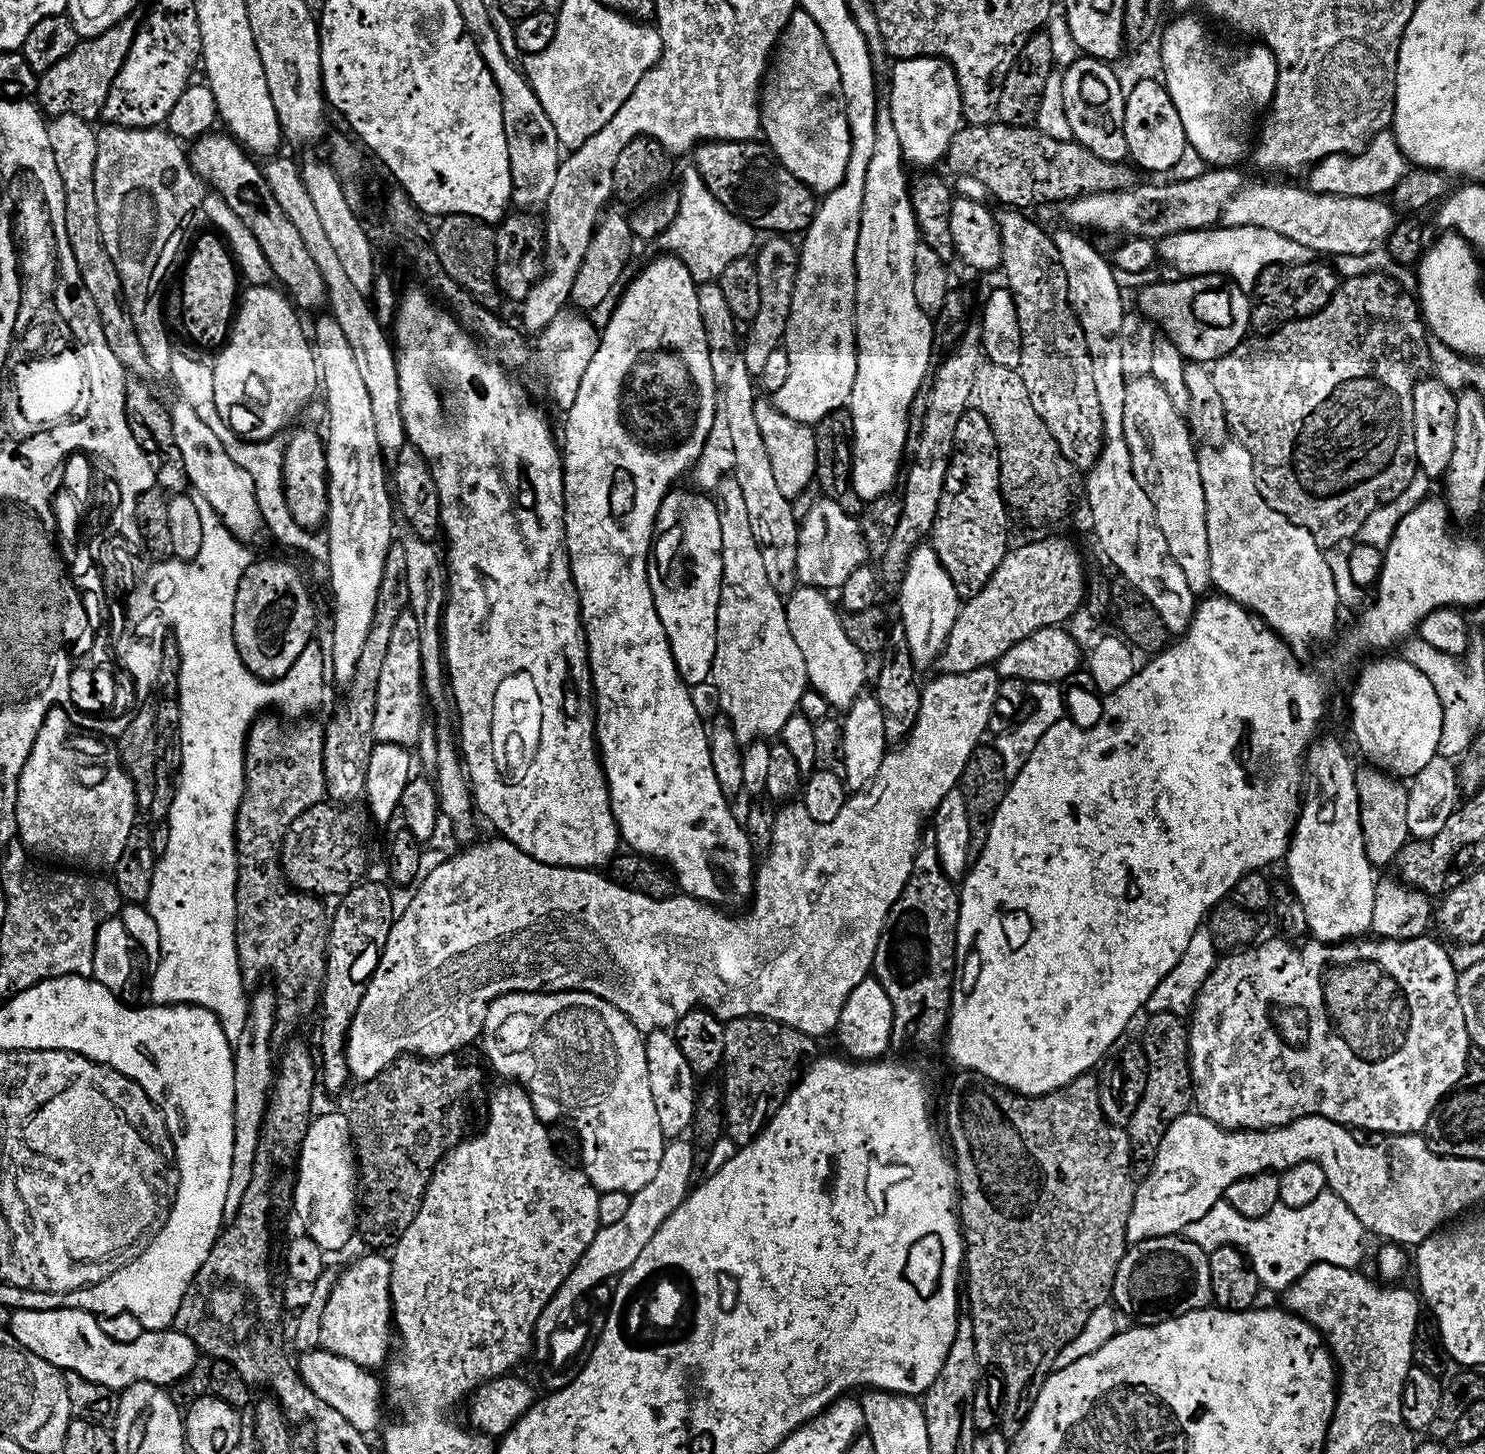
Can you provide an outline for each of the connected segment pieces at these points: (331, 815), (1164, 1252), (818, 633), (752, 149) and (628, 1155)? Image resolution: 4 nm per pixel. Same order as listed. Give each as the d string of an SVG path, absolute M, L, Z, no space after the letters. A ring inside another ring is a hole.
M321 802L310 806L294 826L290 826L288 839L284 846L284 875L288 881L300 892L306 892L313 896L329 898L337 896L343 898L351 894L353 888L359 888L364 876L368 872L368 852L364 849L364 844L360 841L360 836L356 833L356 824L352 821L352 816L347 807L335 802Z
M1183 1238L1166 1240L1143 1240L1141 1244L1131 1245L1112 1287L1112 1300L1121 1313L1133 1316L1140 1326L1165 1324L1174 1318L1182 1318L1186 1314L1200 1312L1213 1303L1212 1275L1210 1274L1210 1256L1203 1252L1197 1244Z
M797 587L786 600L790 634L794 634L794 642L798 642L802 658L806 658L811 691L825 696L834 707L847 710L865 691L870 660L862 650L858 650L858 646L854 646L854 642L850 642L850 634L846 634L841 613L836 613L837 605L832 605L828 596L831 595L819 588Z
M713 140L705 142L695 149L694 167L699 170L705 186L718 202L728 208L734 215L751 222L762 211L762 164L777 163L774 150L767 142L757 143L756 140Z
M511 992L509 996L498 998L488 1007L482 1045L484 1044L484 1052L488 1055L489 1061L487 1060L487 1063L490 1068L490 1063L492 1063L494 1071L501 1072L502 1075L508 1076L504 1078L528 1089L532 1097L532 1104L543 1124L552 1126L555 1125L555 1120L564 1120L567 1116L572 1120L576 1120L576 1132L580 1135L581 1142L584 1143L584 1164L582 1163L582 1168L590 1181L591 1187L593 1184L597 1188L597 1193L626 1192L635 1194L650 1186L654 1178L658 1177L659 1166L662 1165L666 1147L662 1122L659 1120L659 1114L654 1102L654 1093L651 1090L650 1066L648 1065L650 1052L648 1052L647 1046L644 1045L643 1039L645 1040L645 1037L640 1029L634 1026L634 1022L630 1018L626 1018L626 1014L622 1014L622 1010L610 1006L610 1002L606 1002L594 994L586 994L585 992L554 992L551 994Z

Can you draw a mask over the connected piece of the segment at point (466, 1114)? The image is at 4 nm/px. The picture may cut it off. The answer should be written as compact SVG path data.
M409 1054L391 1064L381 1076L375 1076L363 1085L364 1101L360 1104L360 1124L358 1120L354 1128L354 1147L358 1157L358 1181L364 1187L364 1193L360 1192L358 1196L358 1232L372 1247L369 1249L395 1249L404 1231L411 1226L414 1218L418 1218L424 1196L445 1156L465 1143L469 1135L468 1123L472 1120L472 1107L486 1100L485 1065L466 1057L464 1054L453 1054L417 1058Z

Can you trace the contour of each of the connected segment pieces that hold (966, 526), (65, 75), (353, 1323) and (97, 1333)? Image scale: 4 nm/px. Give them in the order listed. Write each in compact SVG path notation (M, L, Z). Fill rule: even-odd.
M975 410L962 414L946 474L946 486L942 490L942 506L938 506L930 537L930 547L938 554L946 574L950 574L950 582L954 582L962 598L977 596L1010 551L1010 509L1000 490L999 471L998 442L986 414ZM963 496L968 500L963 500Z
M132 18L123 20L92 40L81 39L74 51L58 62L58 66L39 77L38 104L49 117L74 114L89 122L101 119L106 98L110 98L110 86L114 86L114 78L118 78L136 41L138 24L134 21Z
M384 1254L364 1256L348 1273L341 1275L326 1306L322 1322L322 1348L342 1358L352 1359L358 1367L383 1369L389 1363L388 1351L394 1344L392 1302L392 1265Z
M22 1308L13 1311L11 1316L10 1336L20 1347L38 1354L38 1358L50 1362L60 1371L78 1373L110 1392L121 1392L143 1381L160 1387L173 1387L172 1384L195 1370L200 1357L198 1343L173 1328L145 1331L136 1341L121 1343L103 1330L99 1317L80 1308L55 1308L53 1311Z

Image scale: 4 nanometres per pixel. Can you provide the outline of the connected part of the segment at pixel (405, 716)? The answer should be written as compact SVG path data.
M408 611L398 618L398 626L390 641L390 650L386 654L386 666L382 669L382 682L378 682L376 695L376 717L374 718L374 734L381 744L403 744L413 746L420 740L424 732L424 708L426 712L426 691L422 668L422 634L418 626L418 618Z

